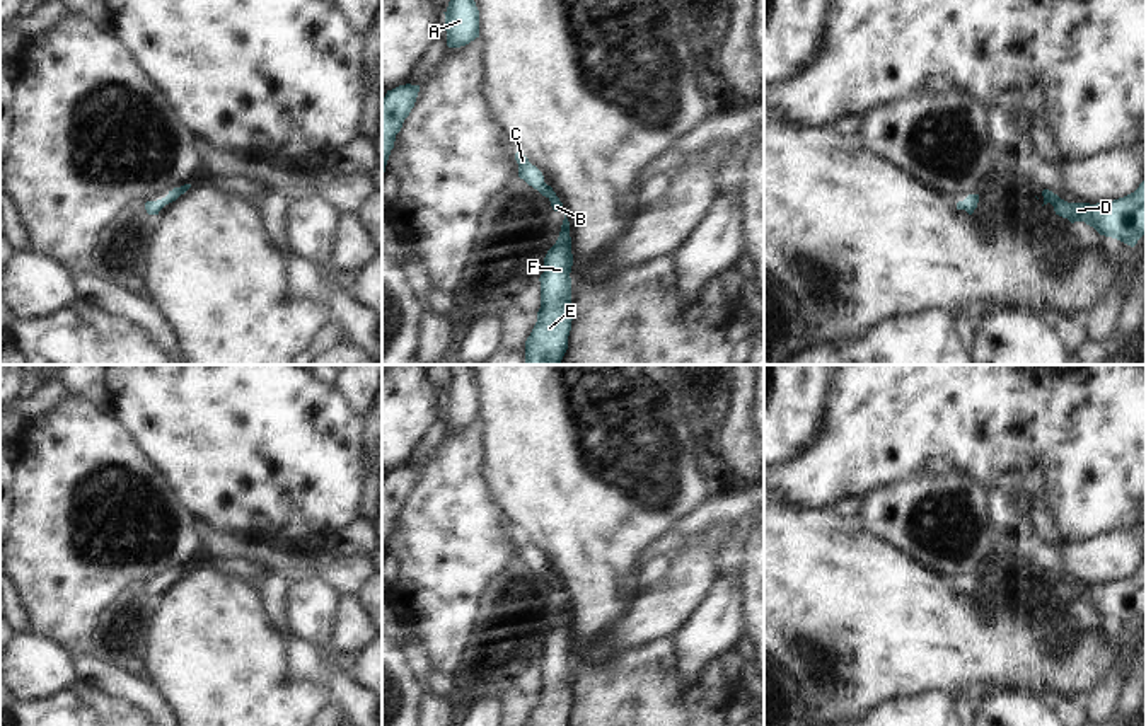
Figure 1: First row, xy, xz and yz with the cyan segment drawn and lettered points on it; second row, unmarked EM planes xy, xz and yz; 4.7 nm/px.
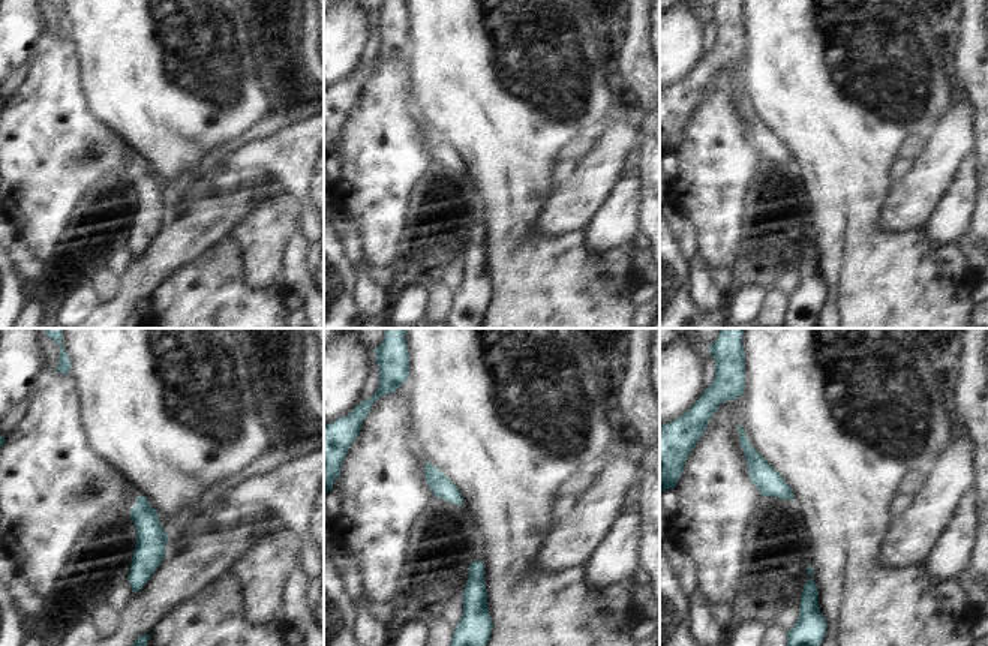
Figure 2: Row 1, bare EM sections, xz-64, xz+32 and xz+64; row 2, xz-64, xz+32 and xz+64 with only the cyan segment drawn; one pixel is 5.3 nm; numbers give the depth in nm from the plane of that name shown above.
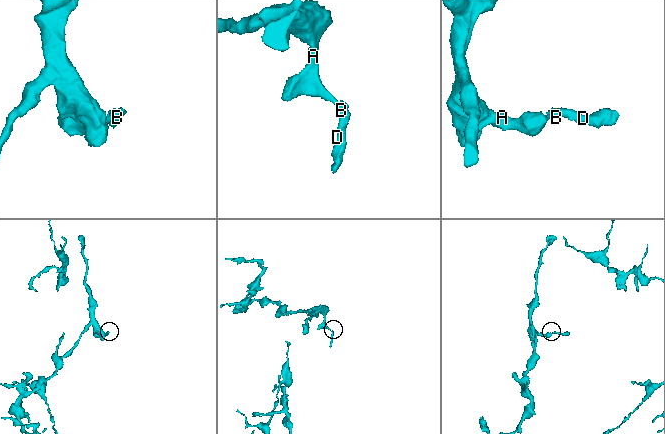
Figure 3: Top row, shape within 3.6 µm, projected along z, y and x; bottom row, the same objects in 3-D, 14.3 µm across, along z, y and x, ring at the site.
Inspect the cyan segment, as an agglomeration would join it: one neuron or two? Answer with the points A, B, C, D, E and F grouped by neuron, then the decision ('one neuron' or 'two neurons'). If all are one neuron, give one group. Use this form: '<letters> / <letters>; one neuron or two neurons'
A B C D E F; one neuron

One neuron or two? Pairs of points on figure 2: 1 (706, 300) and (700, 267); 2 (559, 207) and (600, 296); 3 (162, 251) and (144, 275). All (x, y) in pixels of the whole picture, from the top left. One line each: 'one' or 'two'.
1: one
2: two
3: one

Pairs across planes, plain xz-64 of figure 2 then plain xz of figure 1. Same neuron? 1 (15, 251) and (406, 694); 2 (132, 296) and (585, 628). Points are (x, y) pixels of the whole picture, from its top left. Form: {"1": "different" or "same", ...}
{"1": "different", "2": "different"}

